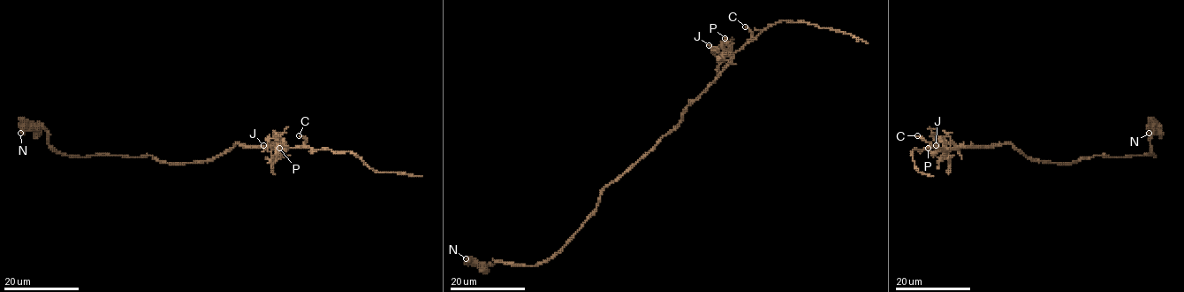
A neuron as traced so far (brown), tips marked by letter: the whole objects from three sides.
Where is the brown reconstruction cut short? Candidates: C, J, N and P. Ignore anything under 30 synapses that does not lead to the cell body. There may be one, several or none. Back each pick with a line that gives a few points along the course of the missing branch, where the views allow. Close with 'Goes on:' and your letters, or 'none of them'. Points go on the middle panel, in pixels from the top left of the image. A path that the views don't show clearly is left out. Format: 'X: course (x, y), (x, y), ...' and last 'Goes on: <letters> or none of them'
Goes on: none of them

